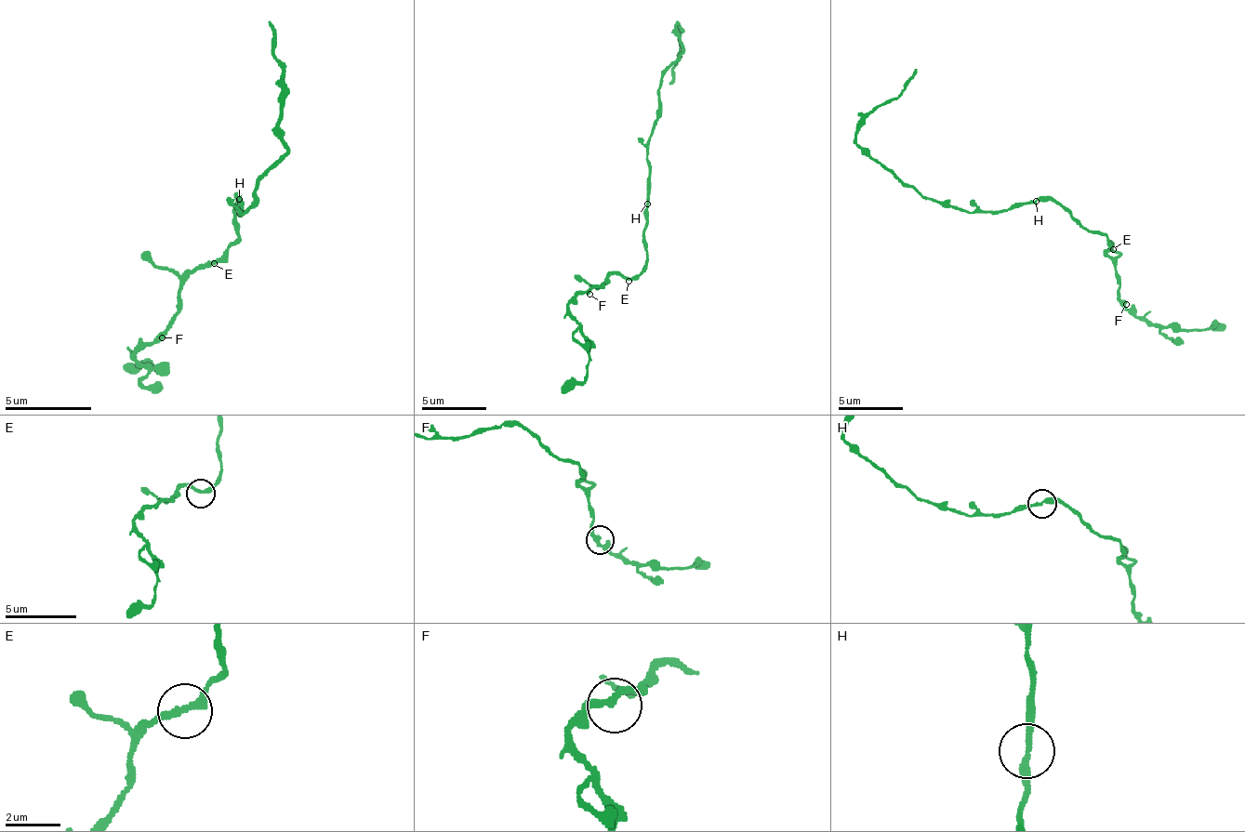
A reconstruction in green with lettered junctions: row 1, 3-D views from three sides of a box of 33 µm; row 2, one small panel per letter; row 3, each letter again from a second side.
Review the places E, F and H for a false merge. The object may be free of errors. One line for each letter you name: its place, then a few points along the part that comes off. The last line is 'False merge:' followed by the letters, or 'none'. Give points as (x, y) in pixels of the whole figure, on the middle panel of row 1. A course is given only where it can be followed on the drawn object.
False merge: none

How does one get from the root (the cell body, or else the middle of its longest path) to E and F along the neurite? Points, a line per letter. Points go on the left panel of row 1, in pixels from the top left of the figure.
E: (240, 198), (235, 207), (235, 229), (240, 237), (214, 263)
F: (240, 198), (235, 207), (235, 229), (240, 237), (218, 259), (201, 263), (183, 281), (175, 324), (162, 337)

